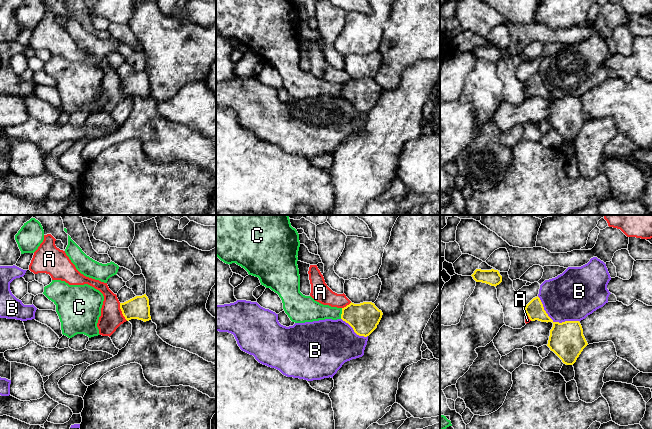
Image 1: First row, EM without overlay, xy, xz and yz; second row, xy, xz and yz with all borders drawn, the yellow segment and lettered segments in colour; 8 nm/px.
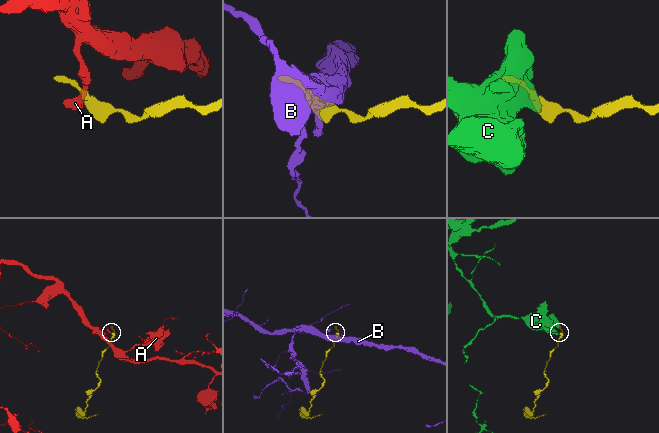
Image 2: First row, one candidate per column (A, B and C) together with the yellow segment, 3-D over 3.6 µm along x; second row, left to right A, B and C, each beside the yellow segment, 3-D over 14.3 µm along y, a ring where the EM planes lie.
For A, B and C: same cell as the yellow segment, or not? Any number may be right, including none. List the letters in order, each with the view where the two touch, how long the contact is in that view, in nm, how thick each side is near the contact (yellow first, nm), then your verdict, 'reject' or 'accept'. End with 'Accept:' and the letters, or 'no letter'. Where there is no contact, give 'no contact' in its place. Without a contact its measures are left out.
A: xy | 160 nm | 180/180 nm | reject
B: yz | 400 nm | 280/400 nm | reject
C: xz | 90 nm | 240/170 nm | reject
Accept: no letter

